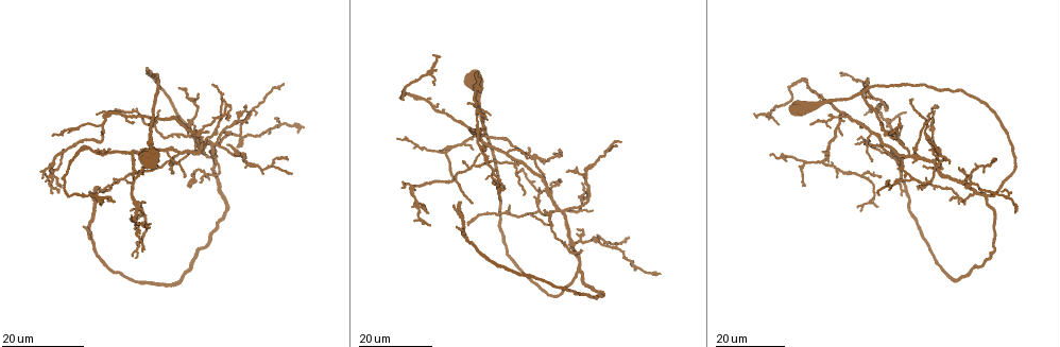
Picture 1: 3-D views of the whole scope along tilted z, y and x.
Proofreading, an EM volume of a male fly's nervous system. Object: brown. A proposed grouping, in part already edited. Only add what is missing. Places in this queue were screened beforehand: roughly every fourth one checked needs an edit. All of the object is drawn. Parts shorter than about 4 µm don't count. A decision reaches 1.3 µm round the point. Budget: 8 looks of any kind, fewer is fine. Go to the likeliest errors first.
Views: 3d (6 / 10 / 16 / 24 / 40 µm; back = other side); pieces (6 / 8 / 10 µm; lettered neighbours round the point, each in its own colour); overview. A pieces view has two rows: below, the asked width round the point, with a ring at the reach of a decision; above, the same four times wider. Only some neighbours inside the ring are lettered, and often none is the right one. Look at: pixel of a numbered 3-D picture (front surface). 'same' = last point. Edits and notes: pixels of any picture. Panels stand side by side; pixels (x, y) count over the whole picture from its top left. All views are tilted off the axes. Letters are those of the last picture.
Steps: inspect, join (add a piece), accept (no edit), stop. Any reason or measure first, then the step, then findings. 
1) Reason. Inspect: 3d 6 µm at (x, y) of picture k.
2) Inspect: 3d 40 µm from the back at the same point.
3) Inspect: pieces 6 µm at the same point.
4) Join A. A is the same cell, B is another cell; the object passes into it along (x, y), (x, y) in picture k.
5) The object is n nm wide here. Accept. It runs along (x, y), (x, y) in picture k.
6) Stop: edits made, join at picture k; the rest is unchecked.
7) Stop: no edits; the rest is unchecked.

Inspect: 3d 16 µm at (461, 204) of picture 1.

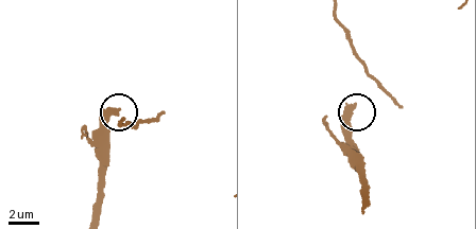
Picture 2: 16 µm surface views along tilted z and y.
Inspect: pieces 6 µm at (347, 104) of picture 2.

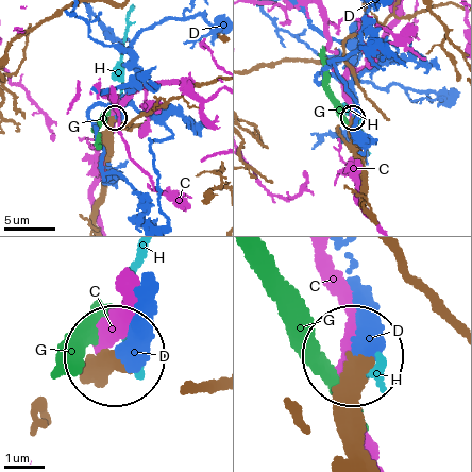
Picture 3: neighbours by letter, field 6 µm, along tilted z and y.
Join D. D is the same cell, C, G and H are other cells; the object passes into it along (356, 449), (348, 395), (361, 354), (350, 277) in picture 3; the cell continues.

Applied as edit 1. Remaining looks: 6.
Branch stops here. Inspect: 3d 16 µm at (249, 115) of picture 1.

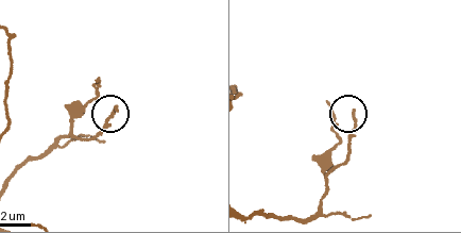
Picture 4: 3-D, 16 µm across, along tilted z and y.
See the neighbours. Inspect: pieces 6 µm at (116, 109) of picture 4.

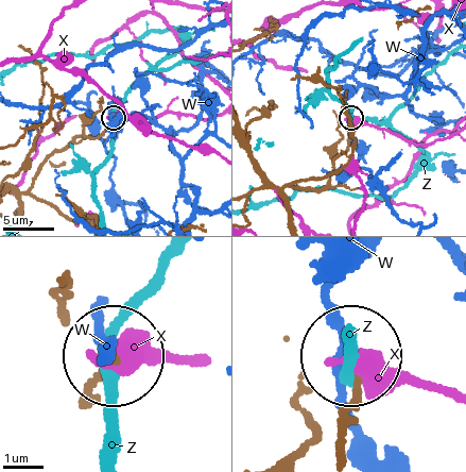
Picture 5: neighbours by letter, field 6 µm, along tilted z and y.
Accept. W, X and Z are other cells; it runs along (341, 447), (352, 364) in picture 5; no lettered piece goes on from it.

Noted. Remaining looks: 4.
Branch stops here. Inspect: 3d 16 µm at (886, 184) of picture 1.

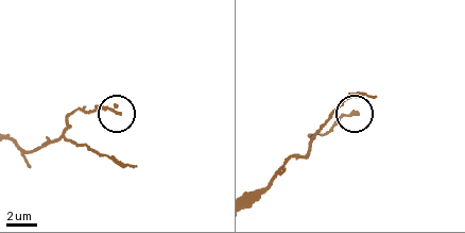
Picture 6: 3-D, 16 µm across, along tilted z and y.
Inspect: pieces 8 µm at (356, 114) of picture 6.

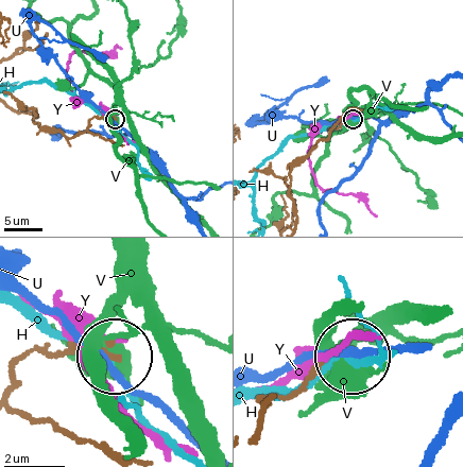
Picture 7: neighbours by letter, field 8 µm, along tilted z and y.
Accept. H, U, V and Y are other cells; no lettered piece goes on from it.

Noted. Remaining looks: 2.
Thin end. Inspect: 3d 16 µm at (426, 213) of picture 1.

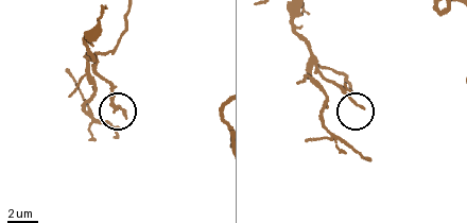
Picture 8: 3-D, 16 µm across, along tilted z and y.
Inspect: pieces 10 µm at (361, 109) of picture 8.

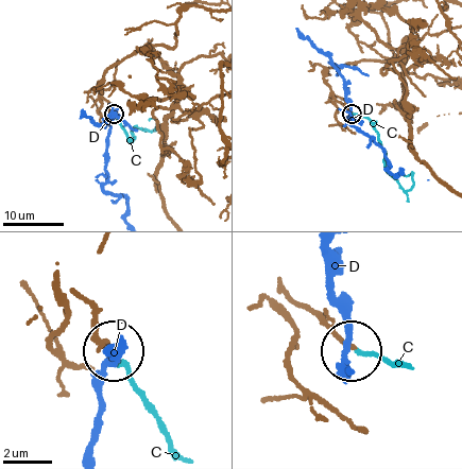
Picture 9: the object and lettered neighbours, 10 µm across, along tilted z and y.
Join C. C is the same cell, D is another cell; the object passes into it along (315, 312), (353, 348), (403, 366) in picture 9; it goes on there.

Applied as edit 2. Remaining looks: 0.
Stop: edits made, join at picture 3, join at picture 9; the rest is unchecked.

